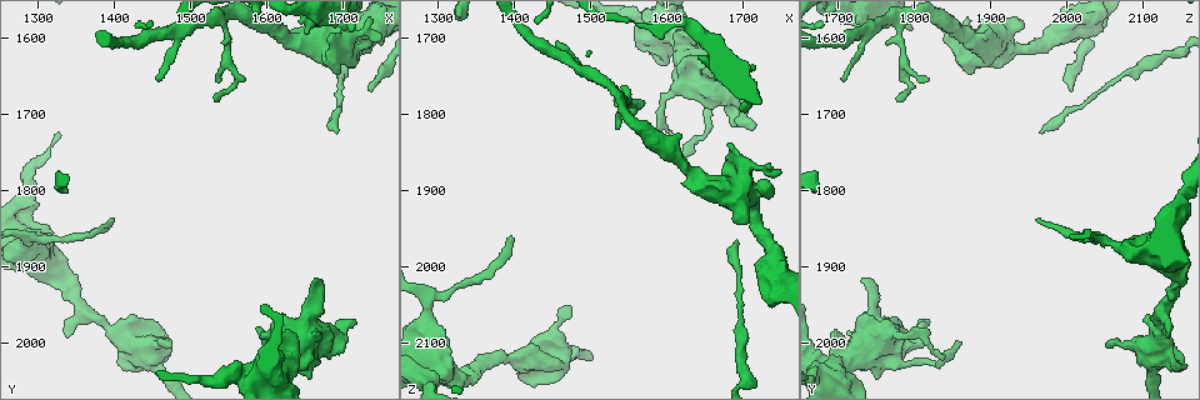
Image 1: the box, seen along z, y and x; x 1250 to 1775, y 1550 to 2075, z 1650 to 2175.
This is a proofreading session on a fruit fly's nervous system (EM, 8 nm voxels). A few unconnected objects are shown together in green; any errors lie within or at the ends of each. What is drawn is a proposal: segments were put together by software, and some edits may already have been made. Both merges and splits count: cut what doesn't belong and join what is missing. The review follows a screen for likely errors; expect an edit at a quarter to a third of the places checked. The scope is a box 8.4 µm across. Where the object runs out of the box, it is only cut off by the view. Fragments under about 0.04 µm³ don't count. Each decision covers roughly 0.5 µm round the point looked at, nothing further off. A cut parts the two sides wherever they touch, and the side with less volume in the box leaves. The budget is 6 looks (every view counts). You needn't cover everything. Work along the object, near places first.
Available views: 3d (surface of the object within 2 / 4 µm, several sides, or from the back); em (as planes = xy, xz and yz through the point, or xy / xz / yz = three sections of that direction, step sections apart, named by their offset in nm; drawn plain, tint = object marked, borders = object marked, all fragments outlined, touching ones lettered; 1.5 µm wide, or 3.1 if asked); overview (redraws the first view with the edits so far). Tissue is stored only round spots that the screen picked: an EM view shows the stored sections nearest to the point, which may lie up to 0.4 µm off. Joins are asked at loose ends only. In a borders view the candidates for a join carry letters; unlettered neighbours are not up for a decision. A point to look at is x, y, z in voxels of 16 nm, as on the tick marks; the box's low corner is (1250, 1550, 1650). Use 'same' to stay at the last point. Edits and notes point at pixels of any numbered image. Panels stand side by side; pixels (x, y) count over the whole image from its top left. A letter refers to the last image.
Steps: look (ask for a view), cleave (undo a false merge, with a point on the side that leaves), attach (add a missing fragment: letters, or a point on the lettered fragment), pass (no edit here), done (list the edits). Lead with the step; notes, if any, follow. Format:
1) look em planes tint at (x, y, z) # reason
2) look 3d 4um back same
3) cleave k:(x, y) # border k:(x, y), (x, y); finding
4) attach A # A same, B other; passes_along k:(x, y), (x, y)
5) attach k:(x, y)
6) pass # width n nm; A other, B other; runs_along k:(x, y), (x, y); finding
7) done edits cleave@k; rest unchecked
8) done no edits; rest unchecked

look 3d 2um at (1450, 1975, 2130) # free end

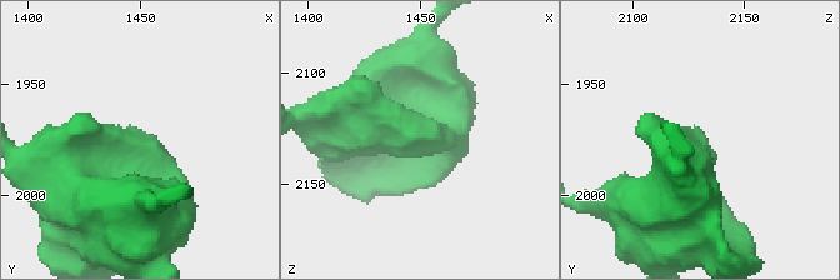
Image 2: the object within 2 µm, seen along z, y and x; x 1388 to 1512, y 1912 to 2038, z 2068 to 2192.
look em planes borders at (1449, 1971, 2131)

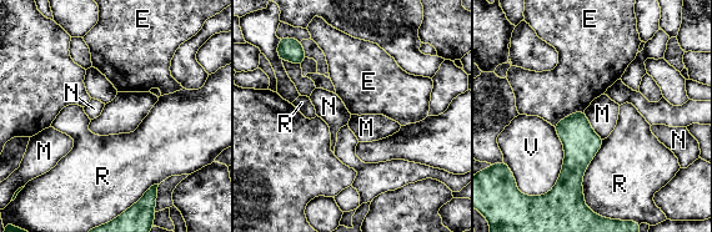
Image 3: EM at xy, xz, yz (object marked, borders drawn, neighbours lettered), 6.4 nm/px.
pass # E other, M other, N other, R other, V other; border 3:(583, 111), (591, 127), (603, 139); no lettered fragment goes on from it

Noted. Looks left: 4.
look em yz step 8 borders at (1715, 1970, 1815) # free end

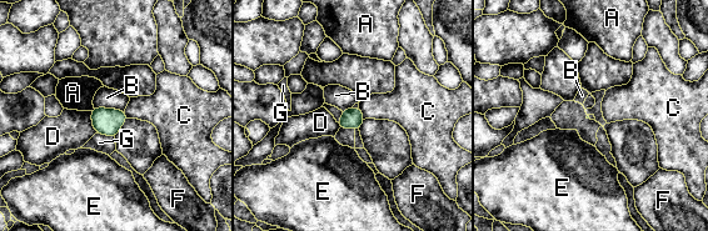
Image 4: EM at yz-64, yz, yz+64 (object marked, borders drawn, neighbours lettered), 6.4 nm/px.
look em planes borders same

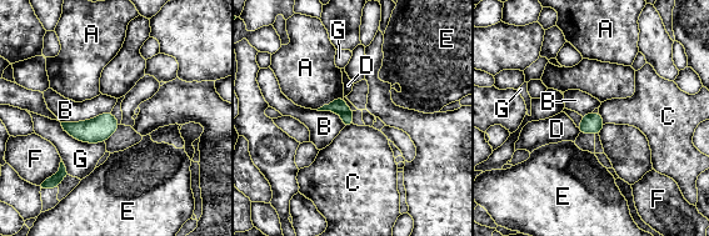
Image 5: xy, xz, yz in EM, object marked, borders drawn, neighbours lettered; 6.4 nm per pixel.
pass # A other, B other, C other, D other, E other, F other, G other; border 5:(110, 111), (84, 120), (61, 122); none of them fits

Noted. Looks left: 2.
look em planes plain at (1645, 1590, 1730) # branch stops here

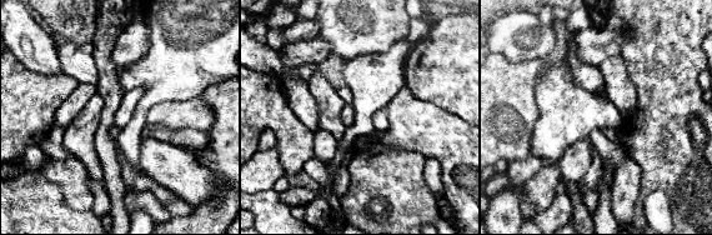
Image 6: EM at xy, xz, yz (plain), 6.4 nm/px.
look em planes borders same # see the neighbours

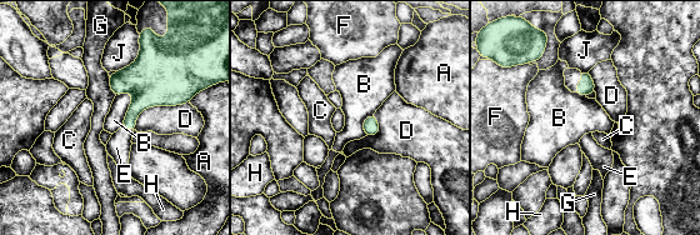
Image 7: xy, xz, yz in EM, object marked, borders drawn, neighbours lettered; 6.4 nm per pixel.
attach E # longest_contact D 400 nm; A other, B other, C other, D other, E same, F other, G other, H other, J other; passes_along 7:(146, 95), (128, 129), (119, 146); it goes on there

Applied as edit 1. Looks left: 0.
done edits attach@7; rest unchecked

